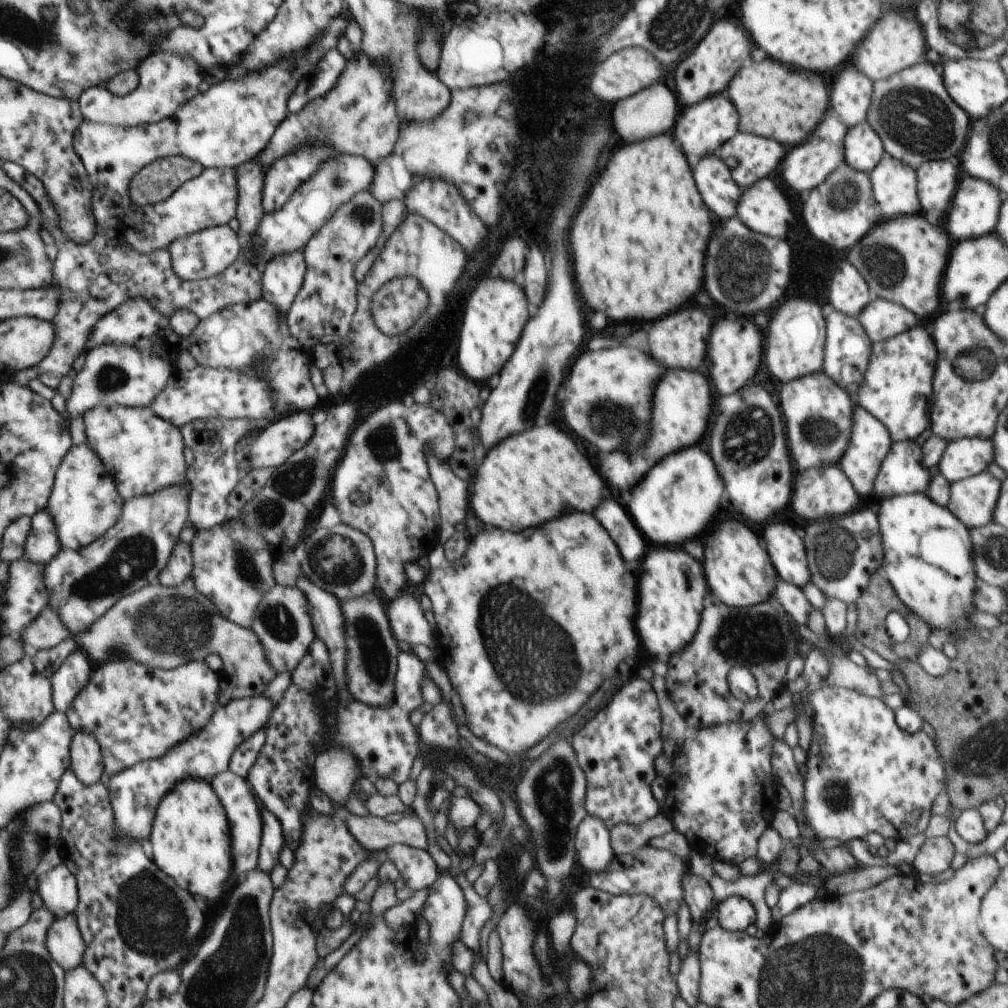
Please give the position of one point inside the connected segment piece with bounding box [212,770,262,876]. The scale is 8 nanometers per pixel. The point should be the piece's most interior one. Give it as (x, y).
(244, 811)

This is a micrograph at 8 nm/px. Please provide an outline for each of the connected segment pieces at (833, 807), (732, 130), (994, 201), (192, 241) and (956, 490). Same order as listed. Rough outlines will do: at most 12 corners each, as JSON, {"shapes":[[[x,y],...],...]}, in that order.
{"shapes":[[[810,691],[816,838],[924,833],[935,742],[879,698]],[[724,94],[680,109],[672,135],[685,155],[716,151],[739,131]],[[960,178],[946,230],[956,242],[994,231],[1003,201],[992,182]],[[229,225],[190,234],[168,246],[175,274],[215,277],[242,256]],[[987,470],[950,485],[968,528],[992,523],[1001,481]]]}

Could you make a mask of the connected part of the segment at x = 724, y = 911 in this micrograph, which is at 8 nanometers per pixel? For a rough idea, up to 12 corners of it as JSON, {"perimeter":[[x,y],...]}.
{"perimeter":[[730,896],[718,907],[724,930],[745,931],[756,922],[754,906]]}

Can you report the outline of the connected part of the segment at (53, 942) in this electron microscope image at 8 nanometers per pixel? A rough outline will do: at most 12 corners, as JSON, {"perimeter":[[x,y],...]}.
{"perimeter":[[74,916],[57,918],[48,952],[64,970],[85,965],[87,944]]}

